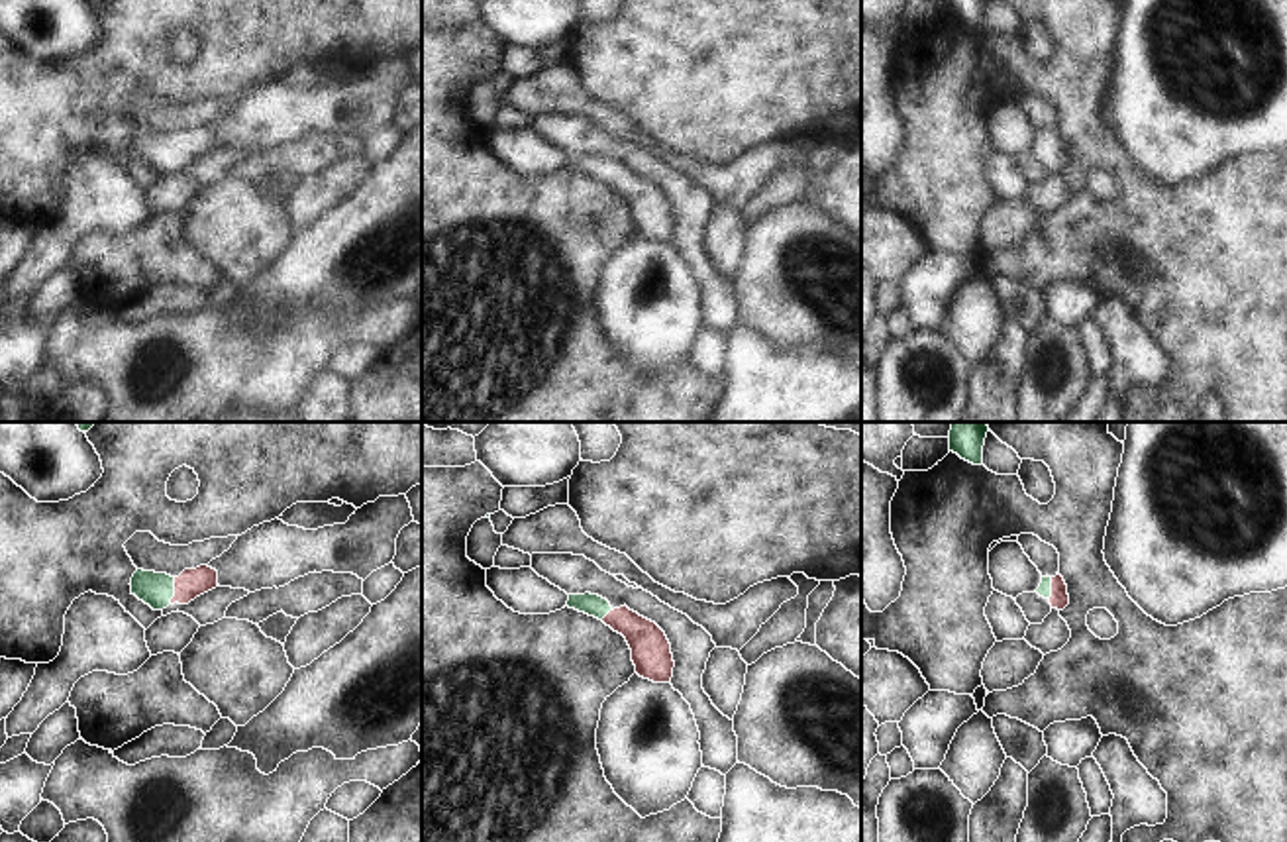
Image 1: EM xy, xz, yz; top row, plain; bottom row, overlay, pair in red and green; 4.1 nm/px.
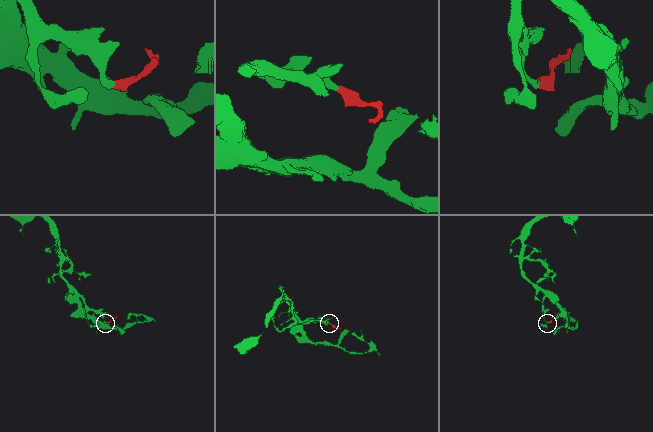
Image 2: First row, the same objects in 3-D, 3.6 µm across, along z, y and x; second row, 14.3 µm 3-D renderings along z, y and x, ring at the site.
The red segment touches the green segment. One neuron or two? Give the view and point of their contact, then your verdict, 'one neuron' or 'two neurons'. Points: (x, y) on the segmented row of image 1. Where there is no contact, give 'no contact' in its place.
meets red in xy at (175, 591); one neuron

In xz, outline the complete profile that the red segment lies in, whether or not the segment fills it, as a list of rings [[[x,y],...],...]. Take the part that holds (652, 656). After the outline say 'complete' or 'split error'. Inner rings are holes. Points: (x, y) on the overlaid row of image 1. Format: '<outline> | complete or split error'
[[[591,593],[569,595],[565,606],[594,616],[622,634],[632,650],[632,661],[640,677],[653,683],[671,683],[675,667],[671,644],[655,622],[640,616],[626,605],[612,608],[606,599]]] | split error

